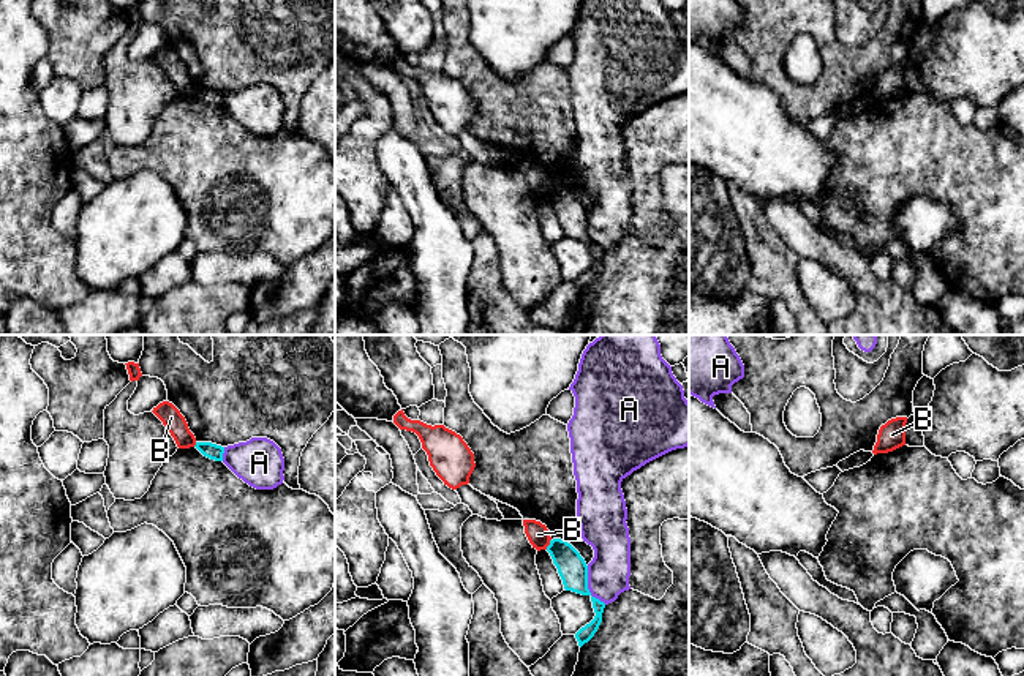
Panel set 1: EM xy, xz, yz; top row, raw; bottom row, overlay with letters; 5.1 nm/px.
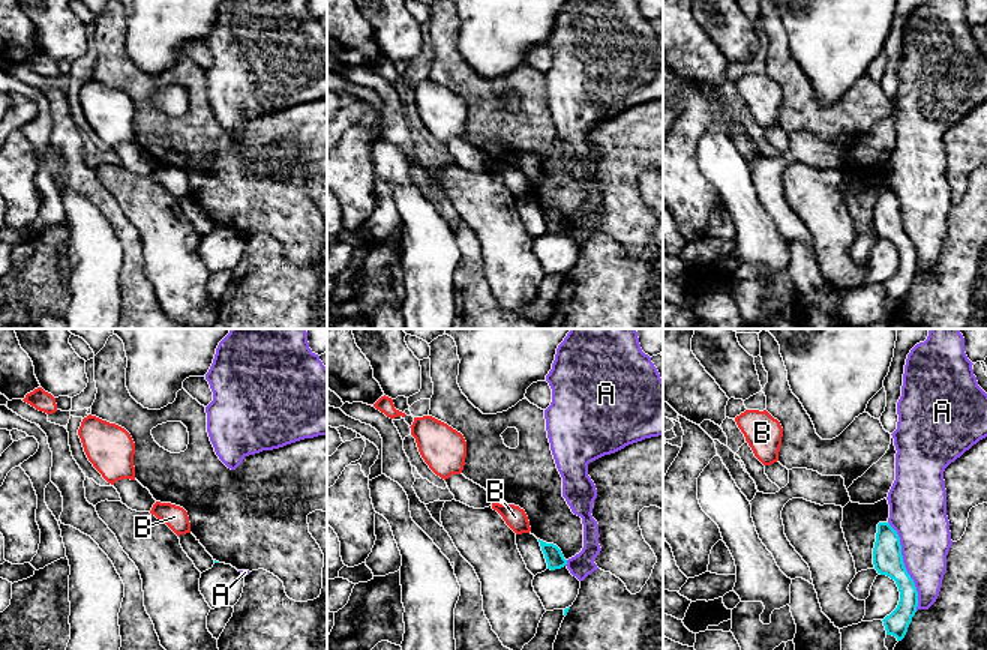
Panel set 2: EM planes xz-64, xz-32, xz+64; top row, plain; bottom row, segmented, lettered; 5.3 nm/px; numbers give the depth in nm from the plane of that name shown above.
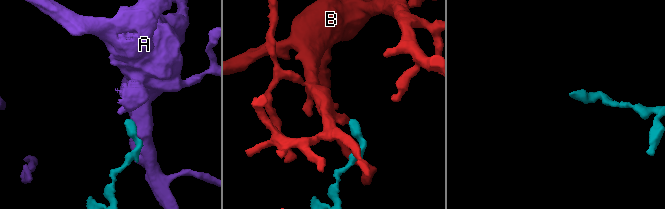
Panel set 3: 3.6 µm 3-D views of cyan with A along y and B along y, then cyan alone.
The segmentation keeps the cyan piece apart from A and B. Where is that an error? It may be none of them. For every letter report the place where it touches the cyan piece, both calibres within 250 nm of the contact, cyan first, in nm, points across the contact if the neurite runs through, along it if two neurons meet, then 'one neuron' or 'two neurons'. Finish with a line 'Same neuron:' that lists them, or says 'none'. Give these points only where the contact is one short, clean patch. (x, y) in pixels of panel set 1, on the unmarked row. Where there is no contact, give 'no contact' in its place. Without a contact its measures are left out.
A: xz (587, 234) | 150/220 nm | two neurons
B: xz (550, 190) | 150/120 nm | along xz (550, 185), (545, 195) | two neurons
Same neuron: none

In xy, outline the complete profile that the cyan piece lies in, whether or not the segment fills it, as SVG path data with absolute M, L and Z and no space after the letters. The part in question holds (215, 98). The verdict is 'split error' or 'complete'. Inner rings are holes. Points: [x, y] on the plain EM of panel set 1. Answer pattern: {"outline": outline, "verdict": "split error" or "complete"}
{"outline": "M196 88L194 92L204 103L223 107L224 93L212 90L212 88Z", "verdict": "complete"}

